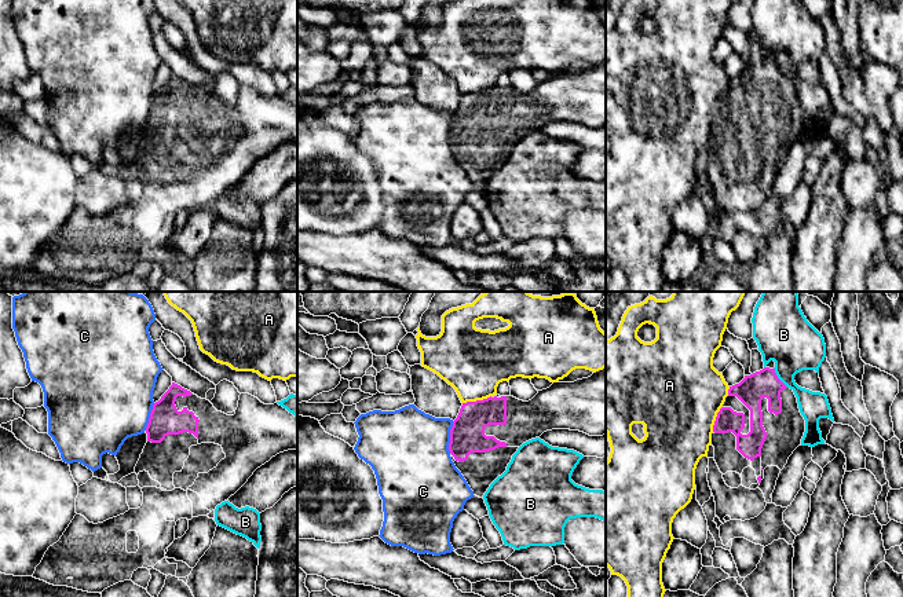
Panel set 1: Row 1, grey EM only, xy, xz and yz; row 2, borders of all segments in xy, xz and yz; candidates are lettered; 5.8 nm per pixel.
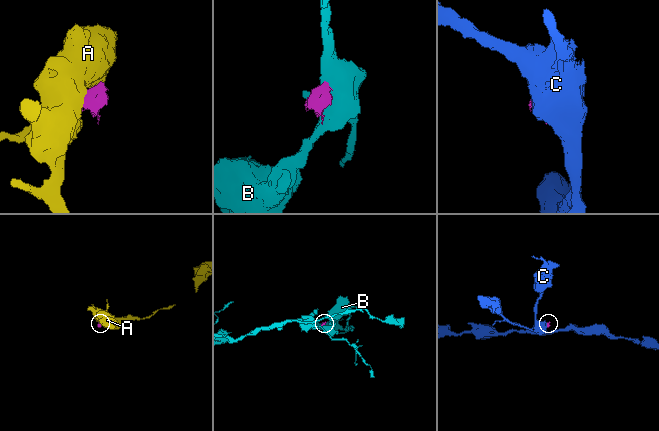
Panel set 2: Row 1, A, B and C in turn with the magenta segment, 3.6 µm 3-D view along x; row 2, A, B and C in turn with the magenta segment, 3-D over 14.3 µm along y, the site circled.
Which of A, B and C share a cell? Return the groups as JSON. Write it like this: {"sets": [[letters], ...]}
{"sets": [["A"], ["B"], ["C"]]}

